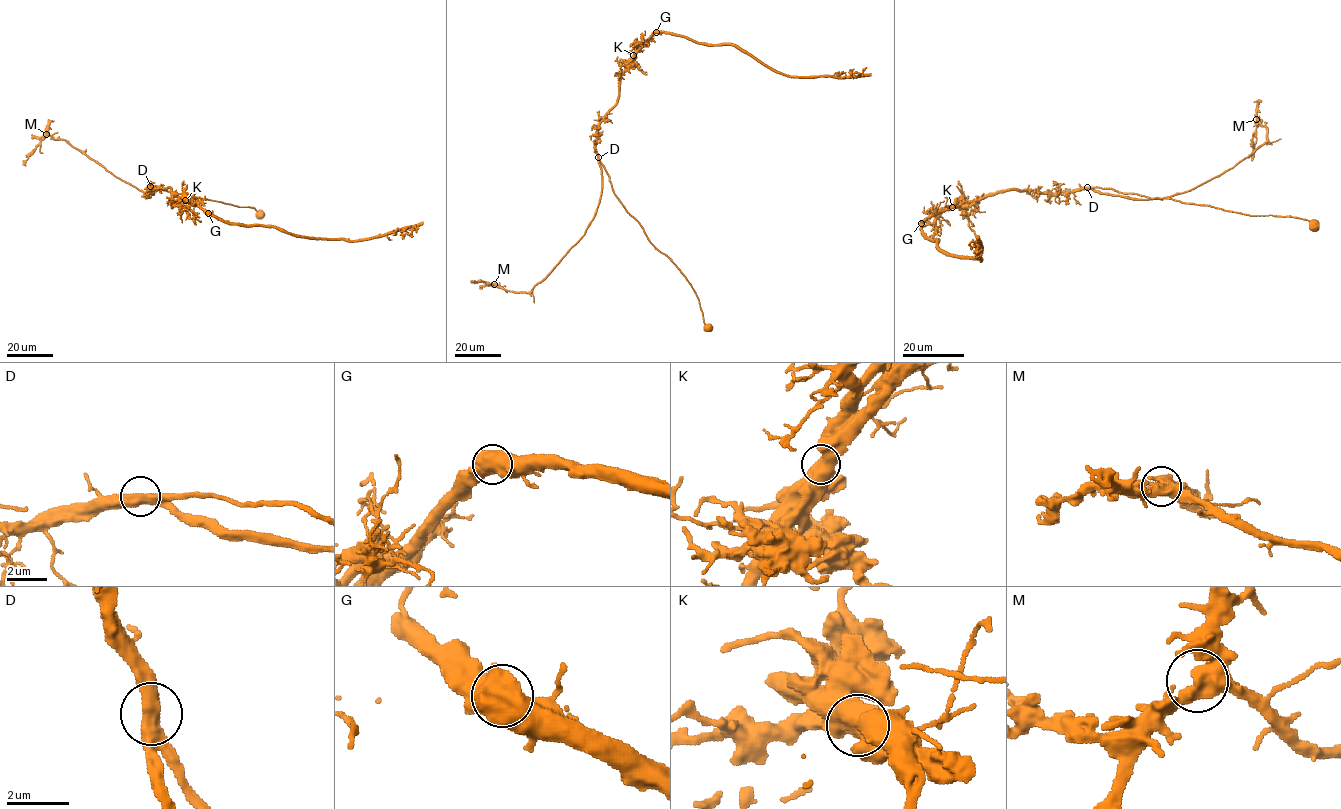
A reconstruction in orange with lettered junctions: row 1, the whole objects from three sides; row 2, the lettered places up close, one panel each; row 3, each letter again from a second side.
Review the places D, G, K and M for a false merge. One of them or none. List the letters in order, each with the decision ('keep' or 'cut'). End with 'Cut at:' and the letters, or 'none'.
D: keep
G: keep
K: cut
M: keep
Cut at: K

